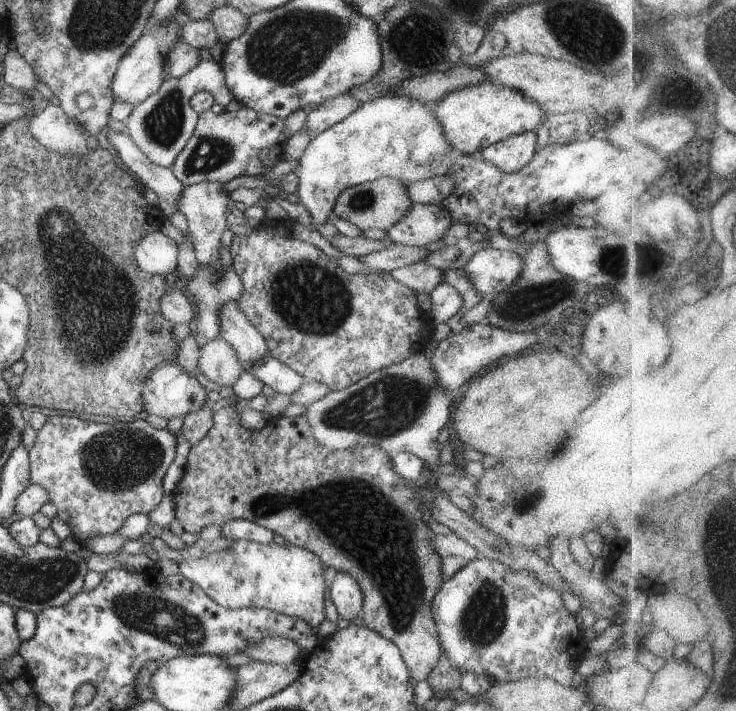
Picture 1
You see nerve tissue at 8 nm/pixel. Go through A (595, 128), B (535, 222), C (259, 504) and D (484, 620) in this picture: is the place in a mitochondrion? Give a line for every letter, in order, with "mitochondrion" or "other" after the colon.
A: other
B: other
C: mitochondrion
D: mitochondrion

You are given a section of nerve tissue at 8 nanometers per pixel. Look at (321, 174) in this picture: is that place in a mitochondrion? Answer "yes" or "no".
no

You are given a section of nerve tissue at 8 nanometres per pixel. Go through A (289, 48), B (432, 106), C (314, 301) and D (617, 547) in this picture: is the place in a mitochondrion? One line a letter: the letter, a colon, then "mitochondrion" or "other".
A: mitochondrion
B: other
C: mitochondrion
D: other

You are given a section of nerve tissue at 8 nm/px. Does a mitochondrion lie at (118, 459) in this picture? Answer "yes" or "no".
yes

